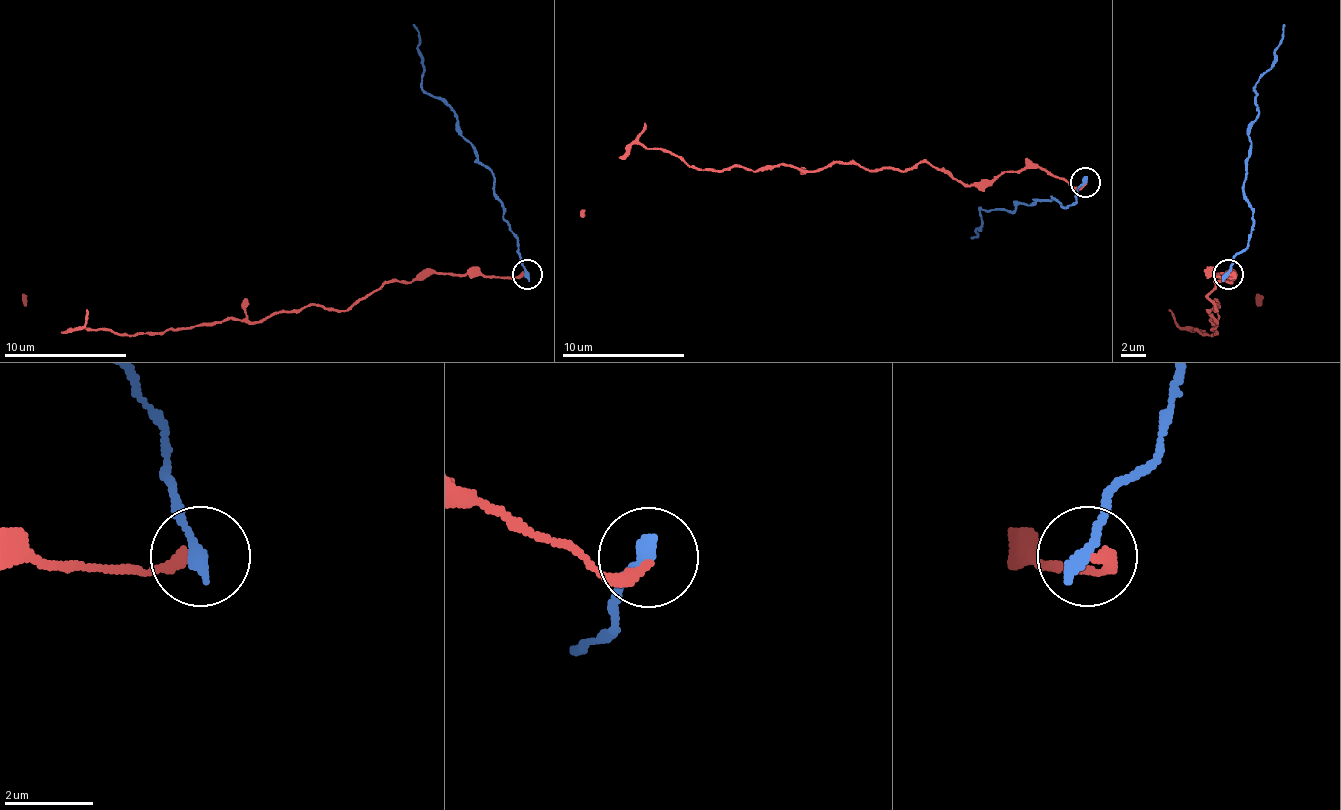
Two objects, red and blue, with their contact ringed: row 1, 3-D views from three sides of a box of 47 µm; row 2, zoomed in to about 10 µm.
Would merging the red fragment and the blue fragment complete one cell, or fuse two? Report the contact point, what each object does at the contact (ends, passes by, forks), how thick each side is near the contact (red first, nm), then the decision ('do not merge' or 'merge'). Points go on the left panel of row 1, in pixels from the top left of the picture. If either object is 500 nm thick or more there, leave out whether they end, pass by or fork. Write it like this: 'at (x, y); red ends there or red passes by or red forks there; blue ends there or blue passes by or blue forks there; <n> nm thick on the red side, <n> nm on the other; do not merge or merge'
at (527, 274); red ends there; blue ends there; 280 nm thick on the red side, 320 nm on the other; do not merge

